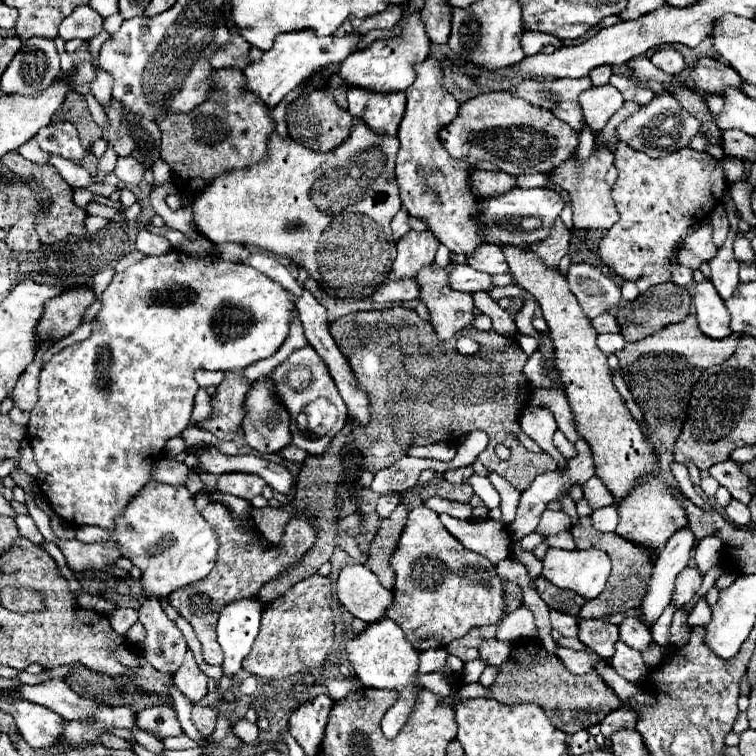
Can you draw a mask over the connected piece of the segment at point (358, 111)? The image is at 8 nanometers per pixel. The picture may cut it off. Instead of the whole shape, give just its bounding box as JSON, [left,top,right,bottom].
[347,86,405,134]

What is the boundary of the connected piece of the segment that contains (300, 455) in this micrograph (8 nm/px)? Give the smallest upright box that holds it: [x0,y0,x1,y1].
[281,446,305,464]

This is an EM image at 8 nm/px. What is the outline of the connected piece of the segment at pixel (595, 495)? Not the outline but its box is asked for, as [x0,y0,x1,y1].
[583,476,613,510]

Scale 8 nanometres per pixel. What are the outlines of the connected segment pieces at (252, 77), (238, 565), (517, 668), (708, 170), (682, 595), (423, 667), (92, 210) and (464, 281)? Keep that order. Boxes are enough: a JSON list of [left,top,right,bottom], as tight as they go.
[[243,30,361,108],[167,502,317,666],[487,640,621,734],[599,144,727,292],[671,566,703,610],[419,648,445,672],[87,202,117,218],[449,264,491,292]]

